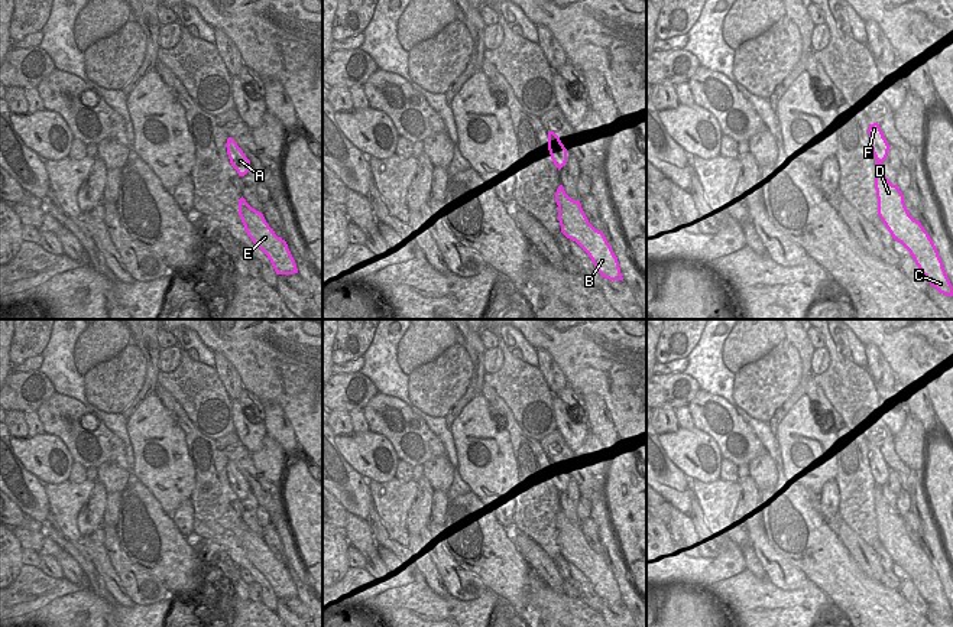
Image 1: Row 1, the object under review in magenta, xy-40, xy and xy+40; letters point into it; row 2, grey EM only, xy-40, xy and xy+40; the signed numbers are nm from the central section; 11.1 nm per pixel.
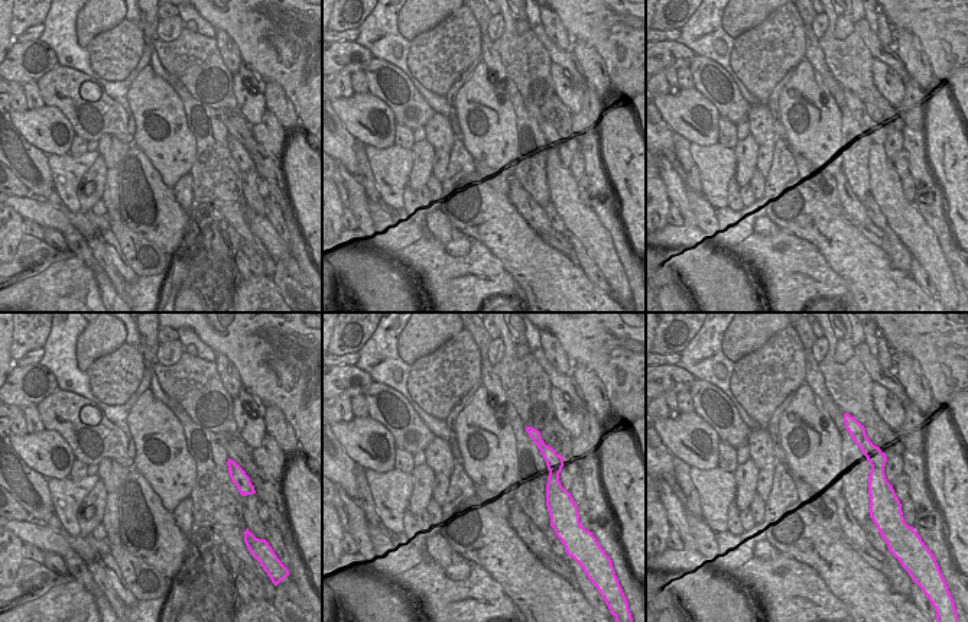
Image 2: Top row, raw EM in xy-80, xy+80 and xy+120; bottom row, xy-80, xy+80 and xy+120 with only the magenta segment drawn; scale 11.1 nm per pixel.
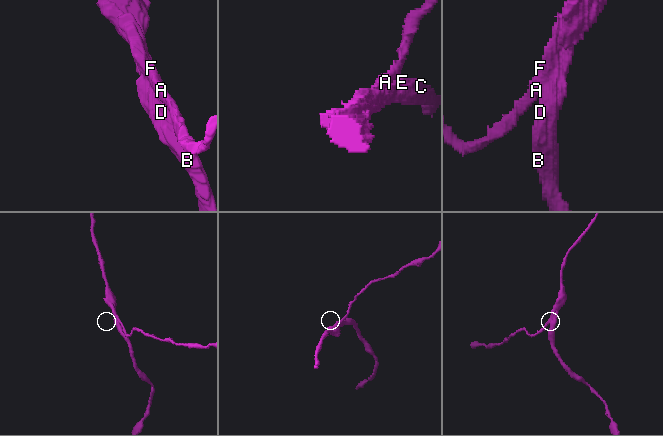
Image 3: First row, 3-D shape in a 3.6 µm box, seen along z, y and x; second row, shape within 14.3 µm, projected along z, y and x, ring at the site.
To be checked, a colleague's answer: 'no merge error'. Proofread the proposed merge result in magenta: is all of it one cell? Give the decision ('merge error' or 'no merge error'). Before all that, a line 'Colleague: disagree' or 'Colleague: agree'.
Colleague: disagree
merge error

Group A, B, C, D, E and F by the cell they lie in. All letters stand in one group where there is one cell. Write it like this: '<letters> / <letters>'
A / B C D E F

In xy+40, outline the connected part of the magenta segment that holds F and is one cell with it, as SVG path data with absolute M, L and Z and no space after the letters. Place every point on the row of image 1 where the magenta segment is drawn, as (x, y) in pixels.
M878 123L868 129L875 163L875 189L878 198L878 215L891 233L892 238L901 243L913 256L920 272L930 286L940 293L953 296L953 286L946 274L939 251L920 221L914 220L904 202L904 195L898 185L892 185L882 170L882 156L878 150L881 144L889 150L889 144Z

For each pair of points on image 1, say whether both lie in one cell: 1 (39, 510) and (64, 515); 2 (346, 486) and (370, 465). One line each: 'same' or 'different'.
1: different
2: different

